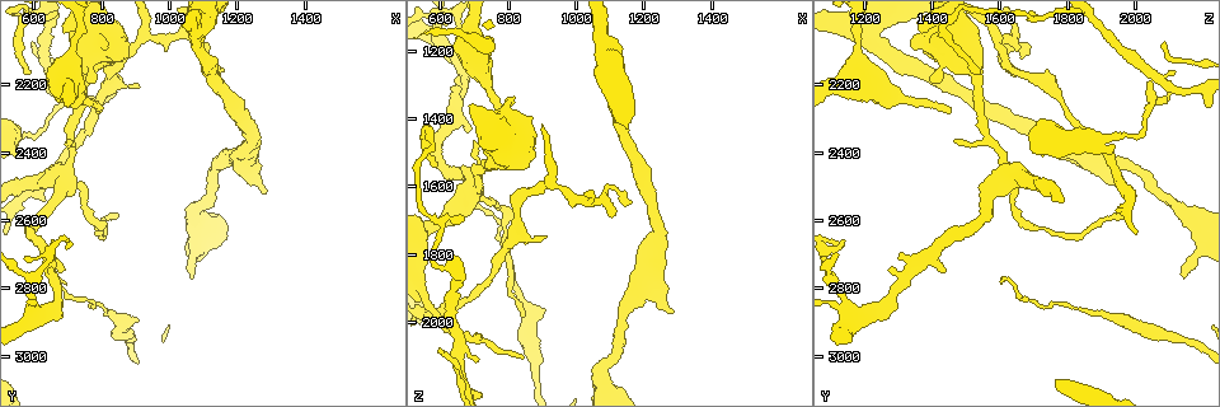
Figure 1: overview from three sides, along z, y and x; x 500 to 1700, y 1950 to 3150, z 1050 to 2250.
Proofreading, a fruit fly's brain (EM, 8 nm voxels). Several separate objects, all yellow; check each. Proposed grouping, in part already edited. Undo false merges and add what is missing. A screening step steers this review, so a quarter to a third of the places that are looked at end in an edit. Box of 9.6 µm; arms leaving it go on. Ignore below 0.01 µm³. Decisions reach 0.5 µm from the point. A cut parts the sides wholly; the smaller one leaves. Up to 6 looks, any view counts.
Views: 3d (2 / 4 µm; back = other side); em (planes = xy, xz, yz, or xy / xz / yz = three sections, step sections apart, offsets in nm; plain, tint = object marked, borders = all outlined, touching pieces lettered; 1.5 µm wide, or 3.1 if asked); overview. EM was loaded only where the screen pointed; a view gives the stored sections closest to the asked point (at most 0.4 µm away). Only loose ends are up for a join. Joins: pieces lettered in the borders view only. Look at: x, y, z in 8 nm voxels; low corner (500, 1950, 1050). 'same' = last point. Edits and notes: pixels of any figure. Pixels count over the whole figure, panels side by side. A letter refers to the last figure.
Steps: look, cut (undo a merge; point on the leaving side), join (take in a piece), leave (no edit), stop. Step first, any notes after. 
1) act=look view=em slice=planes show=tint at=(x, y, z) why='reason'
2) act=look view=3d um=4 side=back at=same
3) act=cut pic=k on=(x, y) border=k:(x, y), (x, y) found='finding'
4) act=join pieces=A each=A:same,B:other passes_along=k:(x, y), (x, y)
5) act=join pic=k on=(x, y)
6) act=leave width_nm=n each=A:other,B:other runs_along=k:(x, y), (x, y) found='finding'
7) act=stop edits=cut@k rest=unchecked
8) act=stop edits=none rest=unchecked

act=look view=em slice=xy step=4 show=borders at=(1100, 2030, 1220) why='thick turns thin'

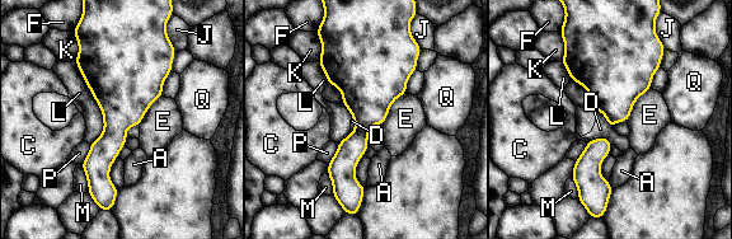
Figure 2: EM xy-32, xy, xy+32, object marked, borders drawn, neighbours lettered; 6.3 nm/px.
act=leave width_nm=340 each=A:other,C:other,D:other,E:other,F:other,J:other,K:other,L:other,M:other,P:other,Q:other border=2:(590, 139), (605, 136), (613, 144) found='one neuron here'

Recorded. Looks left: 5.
act=look view=3d um=4 side=back at=(1290, 2510, 1970) why='free end'

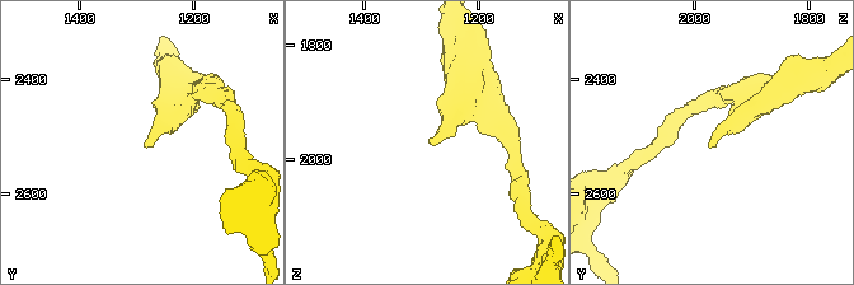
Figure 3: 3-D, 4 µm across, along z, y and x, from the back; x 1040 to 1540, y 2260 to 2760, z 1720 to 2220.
act=look view=em slice=planes show=tint at=(1285, 2520, 1970)

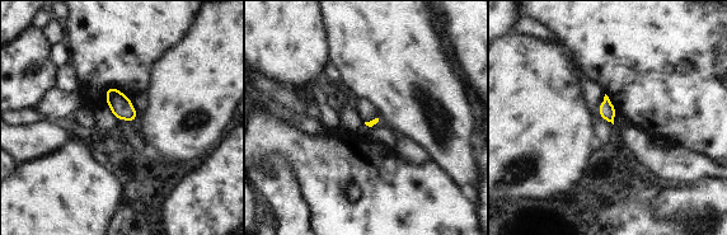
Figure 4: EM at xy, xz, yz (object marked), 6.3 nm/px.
act=look view=em slice=planes show=borders at=same why='what lies round it'

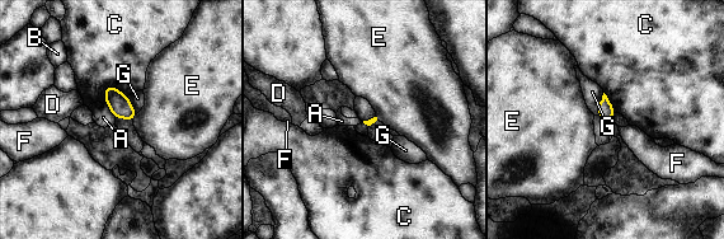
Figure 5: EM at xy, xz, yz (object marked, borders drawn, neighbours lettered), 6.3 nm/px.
act=leave each=A:other,B:other,C:other,D:other,E:other,F:other,G:other found='no lettered piece goes on from it'

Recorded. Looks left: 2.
act=look view=em slice=yz step=8 show=borders at=(1060, 2760, 2150) why='an open end'

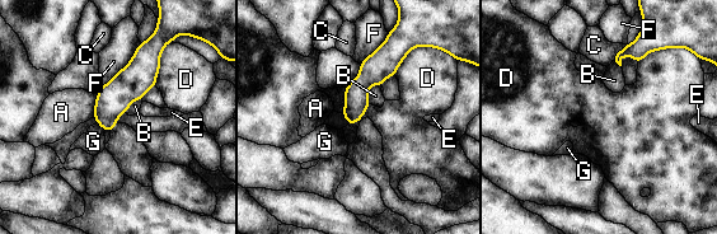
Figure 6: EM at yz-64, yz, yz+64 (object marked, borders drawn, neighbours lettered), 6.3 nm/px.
act=look view=em slice=planes show=borders at=same why='another direction'

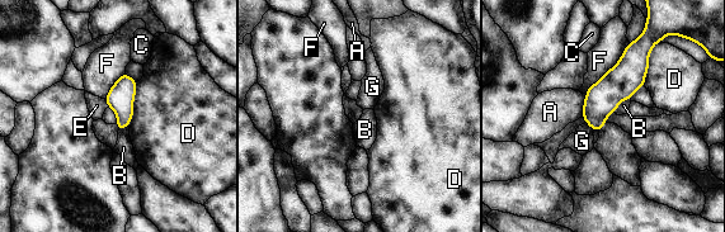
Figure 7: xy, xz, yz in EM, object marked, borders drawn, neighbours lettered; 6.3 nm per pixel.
act=leave width_nm=170 each=A:other,B:other,C:other,D:other,E:other,F:other,G:other border=7:(630, 99), (624, 99), (613, 112) found='no lettered piece goes on from it'

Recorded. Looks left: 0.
act=stop edits=none rest=unchecked

